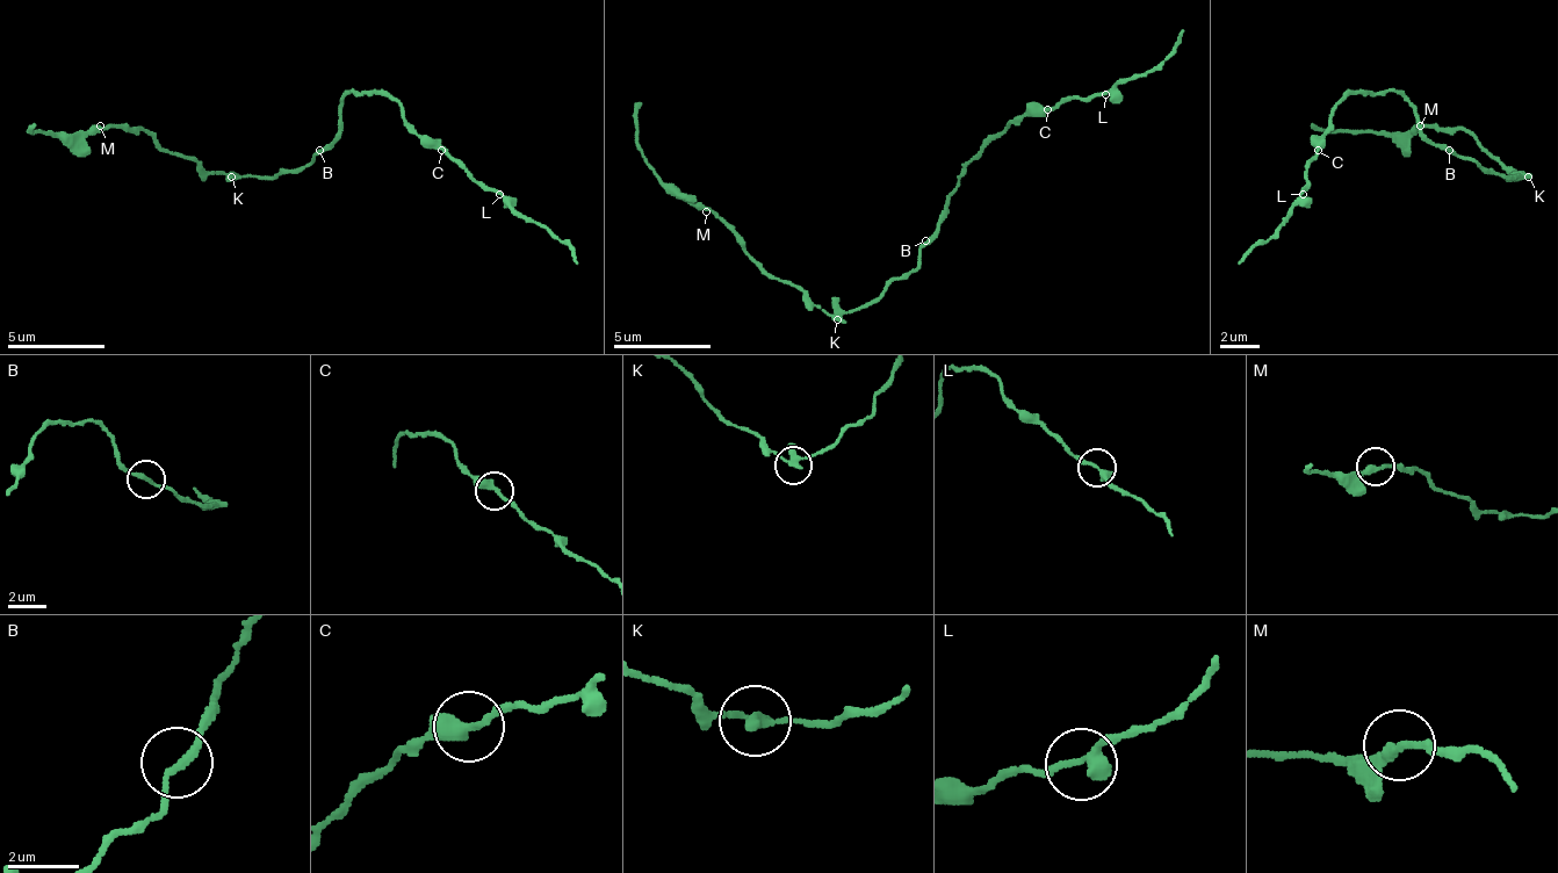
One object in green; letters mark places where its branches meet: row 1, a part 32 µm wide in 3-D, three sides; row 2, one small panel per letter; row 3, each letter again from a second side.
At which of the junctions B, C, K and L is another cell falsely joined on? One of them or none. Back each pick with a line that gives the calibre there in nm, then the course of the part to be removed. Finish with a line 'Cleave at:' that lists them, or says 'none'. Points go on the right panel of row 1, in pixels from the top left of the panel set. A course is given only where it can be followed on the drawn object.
K: 300 nm | (1527, 174), (1513, 174), (1464, 131), (1420, 125), (1386, 136), (1313, 121)
Cleave at: K

